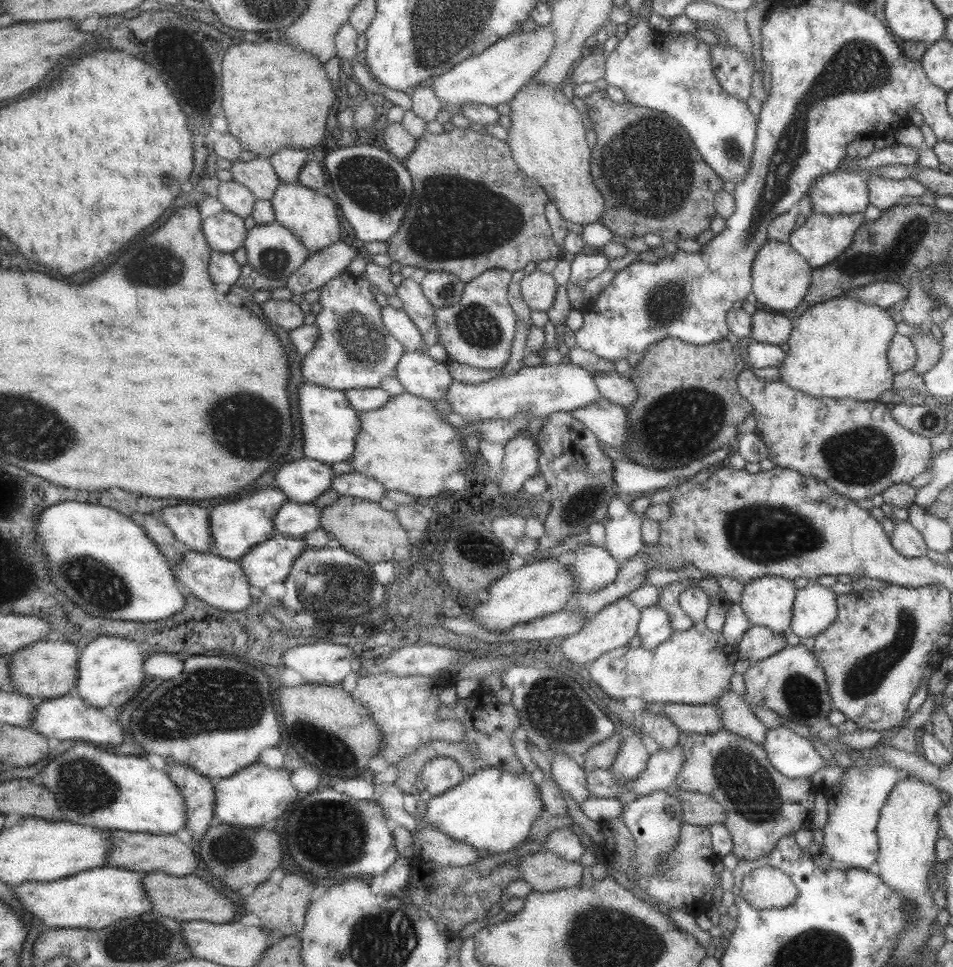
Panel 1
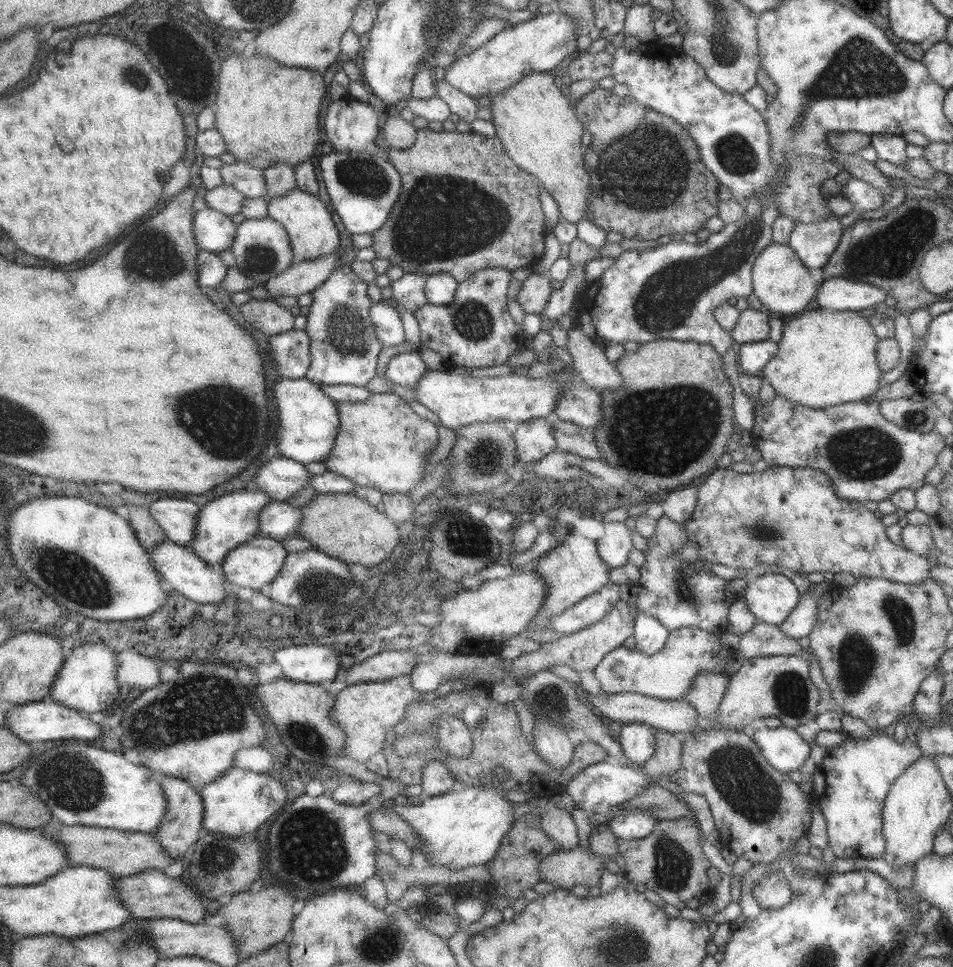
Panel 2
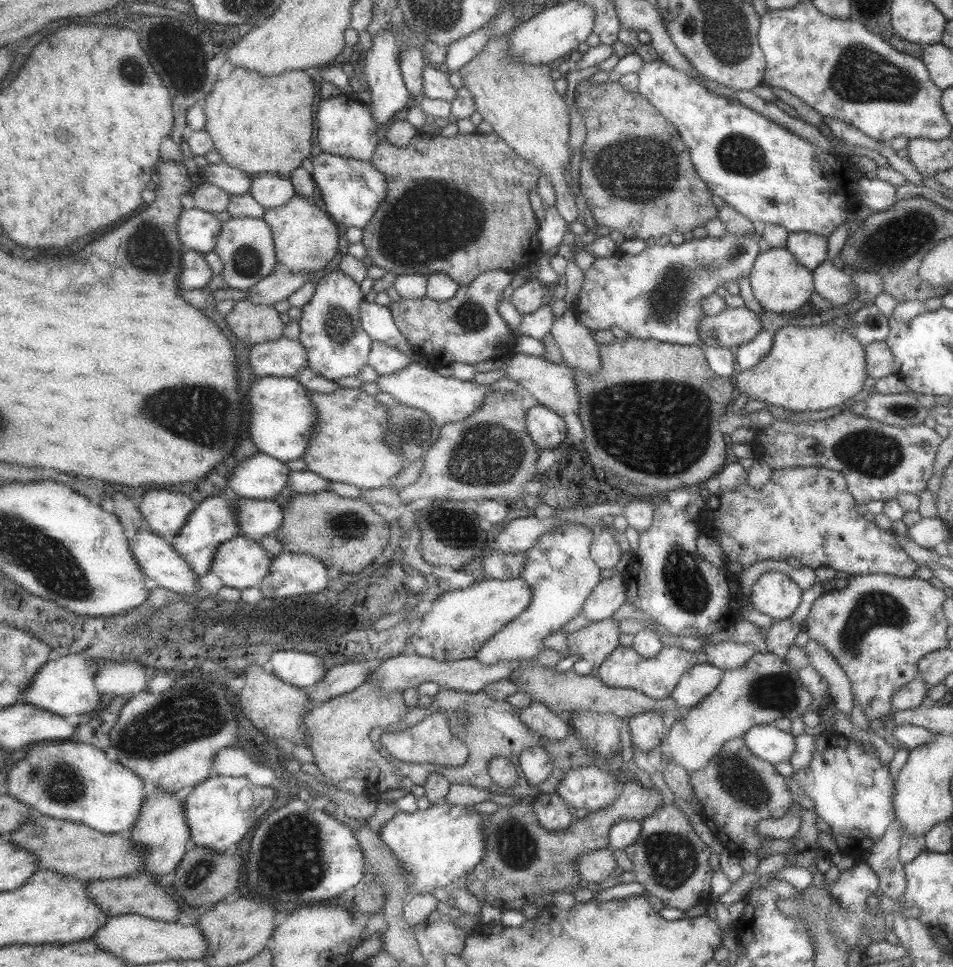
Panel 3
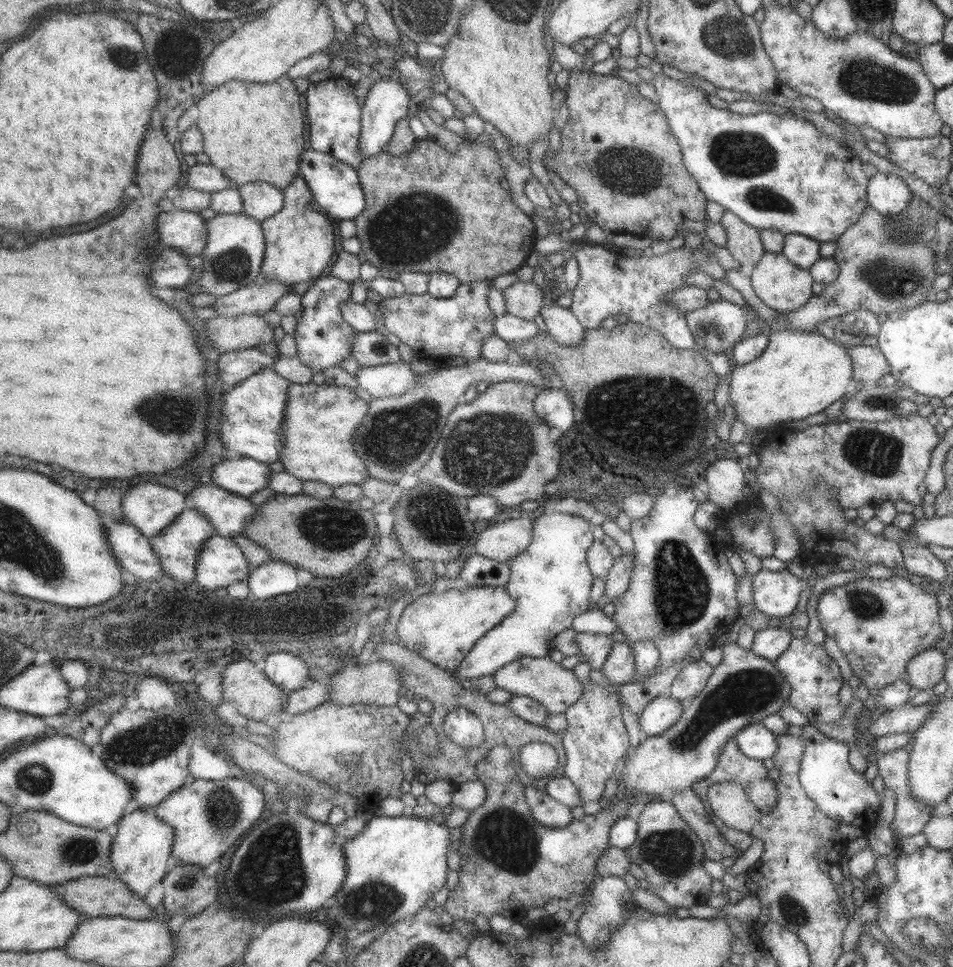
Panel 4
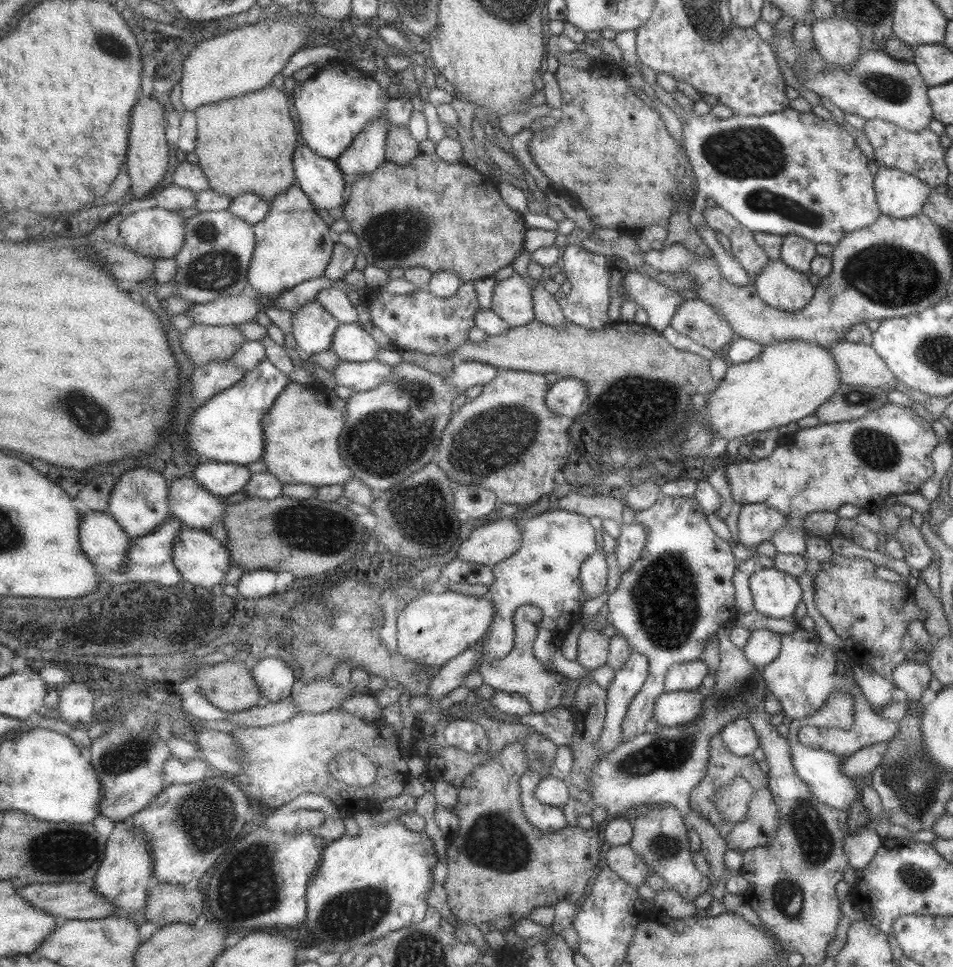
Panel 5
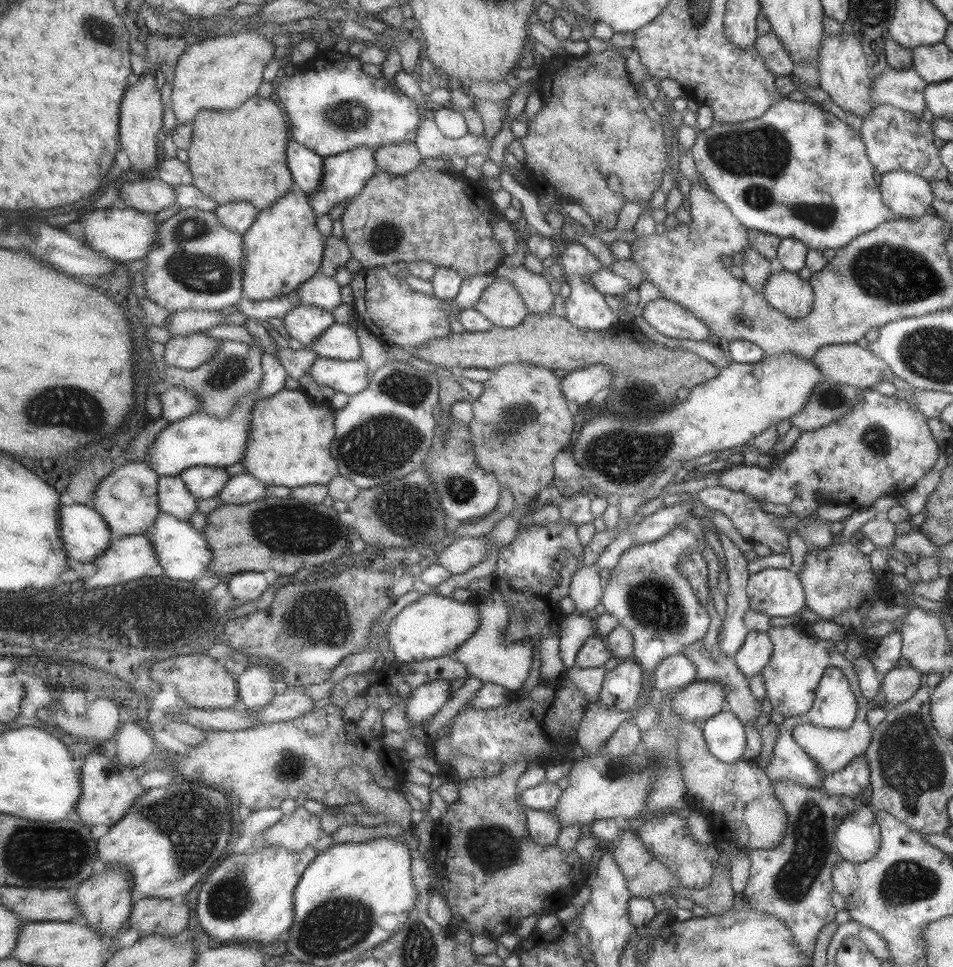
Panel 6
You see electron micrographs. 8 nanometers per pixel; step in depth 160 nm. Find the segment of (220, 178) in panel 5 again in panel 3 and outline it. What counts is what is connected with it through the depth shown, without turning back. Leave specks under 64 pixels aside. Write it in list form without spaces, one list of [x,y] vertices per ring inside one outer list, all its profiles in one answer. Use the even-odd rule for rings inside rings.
[[[233,67],[226,79],[215,81],[202,106],[205,114],[204,129],[211,137],[213,149],[221,156],[221,162],[237,168],[245,174],[274,172],[289,178],[290,172],[309,156],[311,136],[313,136],[313,96],[315,86],[305,70],[290,70],[277,76],[263,76],[252,70]]]

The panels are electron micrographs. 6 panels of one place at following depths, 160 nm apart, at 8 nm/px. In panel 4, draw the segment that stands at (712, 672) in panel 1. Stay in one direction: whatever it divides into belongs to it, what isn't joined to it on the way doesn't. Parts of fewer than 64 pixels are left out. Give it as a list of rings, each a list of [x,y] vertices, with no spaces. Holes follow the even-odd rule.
[[[613,642],[610,653],[600,668],[600,673],[609,684],[643,682],[647,677],[640,678],[635,673],[631,647],[627,642]]]

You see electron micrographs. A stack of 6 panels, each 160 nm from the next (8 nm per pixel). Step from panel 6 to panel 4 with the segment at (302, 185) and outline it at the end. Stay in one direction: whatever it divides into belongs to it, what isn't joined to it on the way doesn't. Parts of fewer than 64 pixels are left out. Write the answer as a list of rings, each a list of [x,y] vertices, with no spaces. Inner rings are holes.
[[[309,148],[303,149],[299,155],[298,167],[298,174],[307,183],[307,189],[311,192],[313,199],[319,208],[325,210],[327,216],[339,220],[352,220],[360,210],[363,210],[365,197],[363,197],[363,189],[359,184],[356,170],[352,166]]]

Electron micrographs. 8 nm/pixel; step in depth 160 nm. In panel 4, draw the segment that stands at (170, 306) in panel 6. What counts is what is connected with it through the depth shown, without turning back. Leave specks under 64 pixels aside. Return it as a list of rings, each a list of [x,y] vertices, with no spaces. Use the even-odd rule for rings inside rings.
[[[215,213],[213,218],[205,219],[206,235],[200,252],[200,267],[193,272],[194,281],[199,285],[200,292],[221,296],[229,294],[242,286],[252,284],[260,272],[263,258],[263,231],[260,222],[237,214]]]

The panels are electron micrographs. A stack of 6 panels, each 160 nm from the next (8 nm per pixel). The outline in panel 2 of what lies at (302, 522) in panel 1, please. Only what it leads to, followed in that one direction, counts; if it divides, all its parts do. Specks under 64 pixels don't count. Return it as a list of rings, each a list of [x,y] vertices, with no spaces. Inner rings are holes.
[[[270,500],[261,507],[258,519],[259,536],[281,542],[297,532],[301,522],[300,509],[283,501]]]

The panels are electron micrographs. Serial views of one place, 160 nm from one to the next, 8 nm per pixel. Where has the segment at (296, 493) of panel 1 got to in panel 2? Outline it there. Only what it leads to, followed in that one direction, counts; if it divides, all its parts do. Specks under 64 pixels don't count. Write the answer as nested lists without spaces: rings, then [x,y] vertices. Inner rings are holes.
[[[273,457],[257,468],[251,485],[266,492],[271,501],[281,502],[307,486],[310,476],[299,462]]]

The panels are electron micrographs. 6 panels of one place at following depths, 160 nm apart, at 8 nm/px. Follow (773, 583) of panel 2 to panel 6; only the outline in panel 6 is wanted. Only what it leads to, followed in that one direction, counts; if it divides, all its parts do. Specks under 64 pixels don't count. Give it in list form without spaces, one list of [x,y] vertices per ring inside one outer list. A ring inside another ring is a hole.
[[[764,568],[750,574],[746,584],[750,609],[767,616],[793,616],[804,603],[801,581],[791,569]]]

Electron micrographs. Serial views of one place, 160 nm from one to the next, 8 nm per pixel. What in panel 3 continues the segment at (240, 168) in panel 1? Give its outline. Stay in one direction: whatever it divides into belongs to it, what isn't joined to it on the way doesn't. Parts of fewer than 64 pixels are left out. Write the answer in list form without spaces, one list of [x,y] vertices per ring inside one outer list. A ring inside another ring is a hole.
[[[223,162],[205,165],[201,176],[203,182],[219,186],[219,189],[230,196],[247,194],[252,178],[251,175],[231,168]]]

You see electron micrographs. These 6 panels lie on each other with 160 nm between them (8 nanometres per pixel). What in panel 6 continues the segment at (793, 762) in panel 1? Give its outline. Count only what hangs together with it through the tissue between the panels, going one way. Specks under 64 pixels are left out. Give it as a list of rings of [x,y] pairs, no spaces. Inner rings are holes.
[[[719,711],[699,723],[709,754],[731,764],[739,760],[745,748],[744,724],[732,713]]]

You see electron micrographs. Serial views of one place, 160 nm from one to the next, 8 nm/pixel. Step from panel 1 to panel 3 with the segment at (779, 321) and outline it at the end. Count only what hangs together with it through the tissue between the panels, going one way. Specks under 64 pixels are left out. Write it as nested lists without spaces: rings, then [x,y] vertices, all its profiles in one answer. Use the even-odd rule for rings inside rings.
[[[725,307],[717,314],[703,315],[697,323],[698,339],[709,347],[732,348],[751,340],[761,331],[761,320],[747,307]]]

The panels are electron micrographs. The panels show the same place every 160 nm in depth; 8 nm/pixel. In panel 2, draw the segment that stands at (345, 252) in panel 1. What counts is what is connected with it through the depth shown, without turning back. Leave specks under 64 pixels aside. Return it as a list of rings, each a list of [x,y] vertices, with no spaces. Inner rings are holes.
[[[337,251],[329,256],[289,265],[283,272],[269,278],[261,285],[273,299],[278,296],[297,297],[306,292],[311,293],[332,272],[336,256]]]

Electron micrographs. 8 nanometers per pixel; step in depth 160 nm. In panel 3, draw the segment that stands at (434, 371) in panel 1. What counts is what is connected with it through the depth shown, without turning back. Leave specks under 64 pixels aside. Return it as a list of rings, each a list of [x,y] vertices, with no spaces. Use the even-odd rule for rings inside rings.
[[[378,340],[371,341],[366,364],[377,374],[393,374],[409,363],[409,358],[398,348]]]

